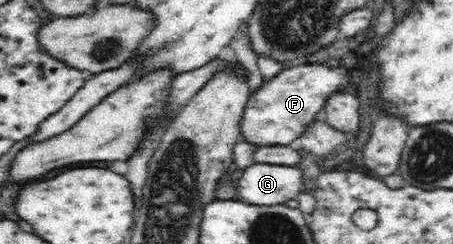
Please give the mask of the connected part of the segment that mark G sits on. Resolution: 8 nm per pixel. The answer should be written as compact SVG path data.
M261 162L247 166L237 184L241 199L258 206L280 205L306 190L302 171L297 166Z

